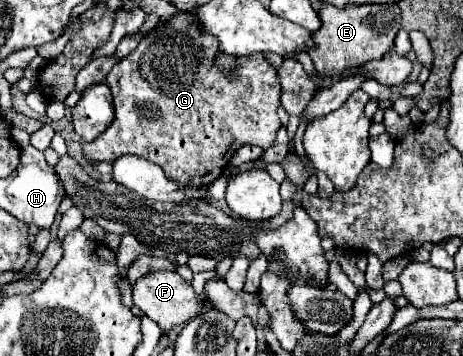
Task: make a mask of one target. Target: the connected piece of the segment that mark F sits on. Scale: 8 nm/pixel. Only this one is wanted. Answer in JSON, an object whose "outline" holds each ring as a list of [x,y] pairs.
{"outline":[[[157,270],[149,276],[139,278],[133,284],[133,302],[135,306],[139,306],[147,318],[151,318],[153,322],[159,324],[159,328],[167,334],[171,332],[175,326],[189,322],[195,316],[201,316],[205,310],[209,310],[209,300],[207,298],[199,298],[199,294],[193,290],[193,286],[189,282],[185,282],[175,270]]]}

